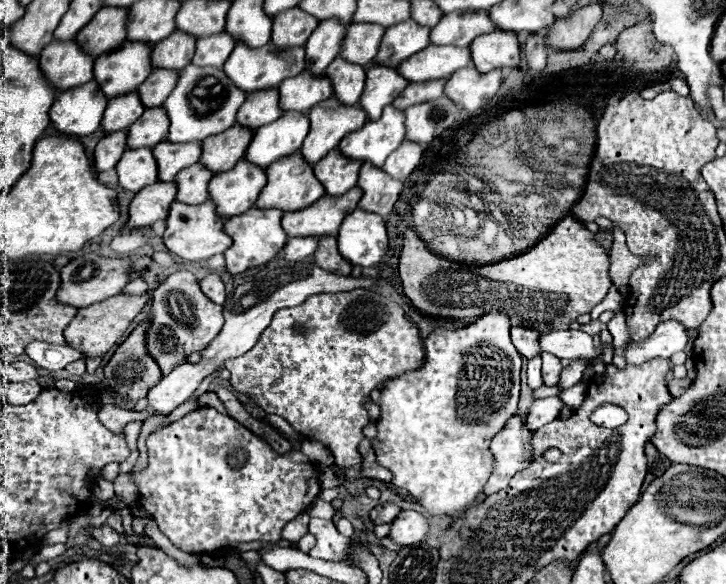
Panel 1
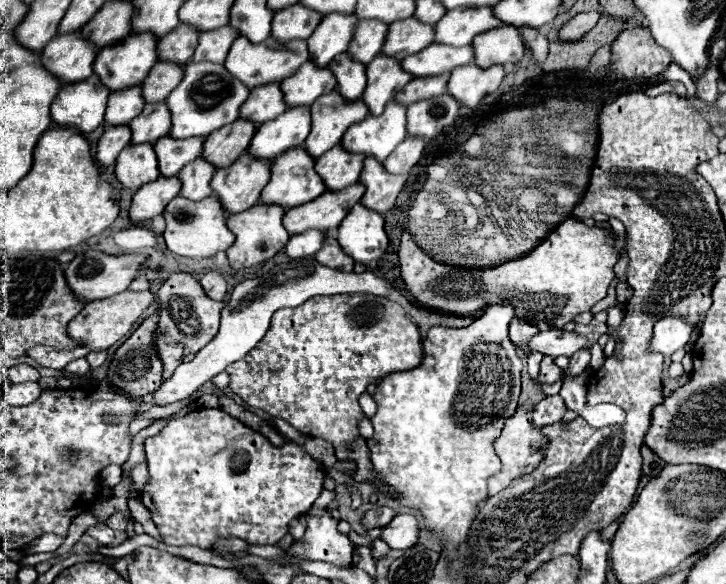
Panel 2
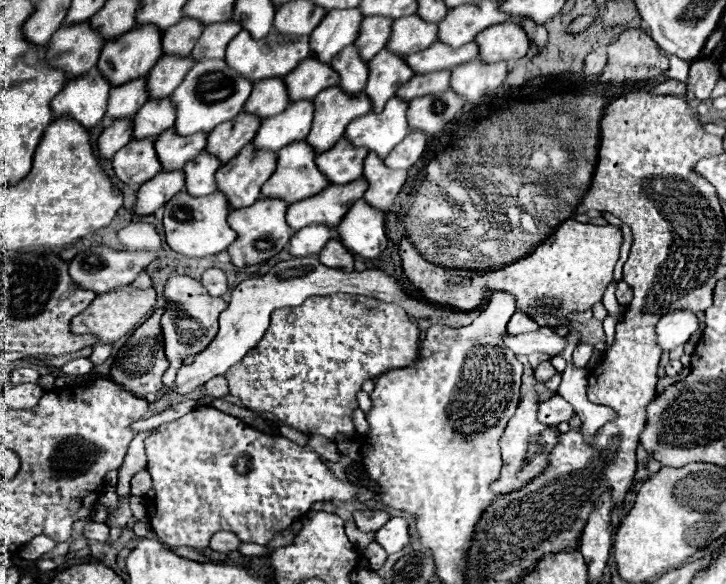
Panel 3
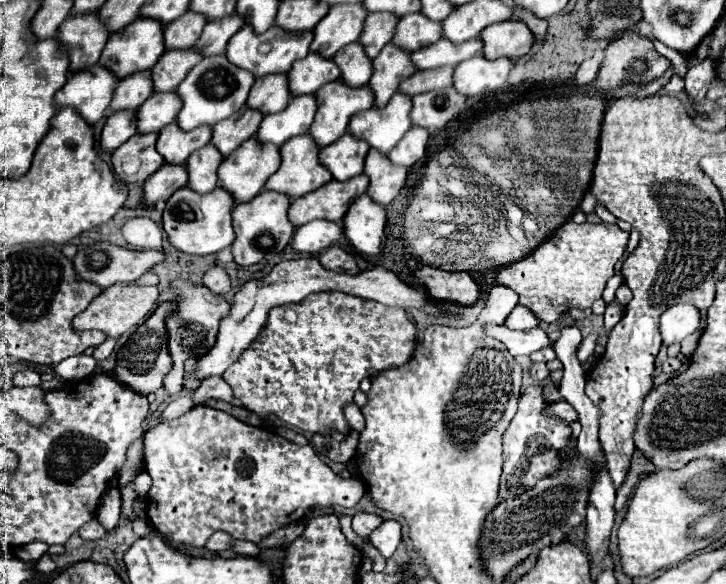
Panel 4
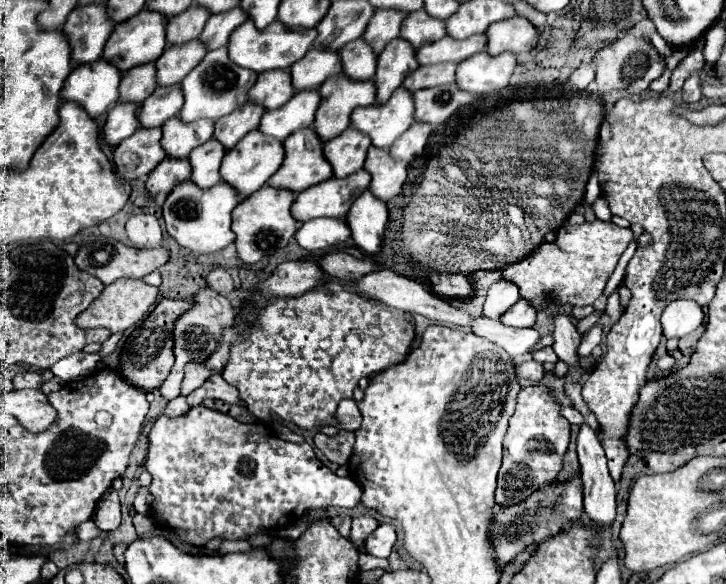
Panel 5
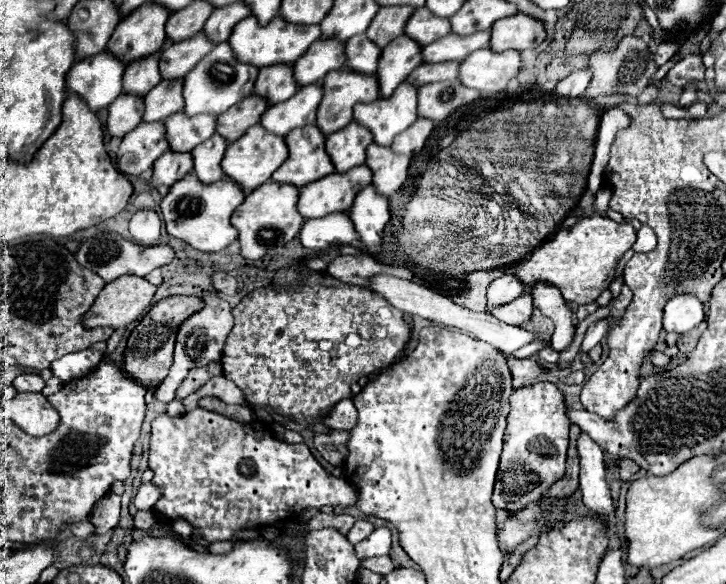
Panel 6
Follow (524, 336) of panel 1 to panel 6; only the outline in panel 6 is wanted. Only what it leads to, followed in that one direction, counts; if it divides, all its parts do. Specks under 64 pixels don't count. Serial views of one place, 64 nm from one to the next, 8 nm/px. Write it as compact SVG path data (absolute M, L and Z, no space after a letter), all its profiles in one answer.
M522 294L520 298L512 300L508 306L500 306L500 308L492 310L492 316L496 316L504 324L520 326L524 322L530 322L532 310L534 310L532 298L528 298L528 294Z

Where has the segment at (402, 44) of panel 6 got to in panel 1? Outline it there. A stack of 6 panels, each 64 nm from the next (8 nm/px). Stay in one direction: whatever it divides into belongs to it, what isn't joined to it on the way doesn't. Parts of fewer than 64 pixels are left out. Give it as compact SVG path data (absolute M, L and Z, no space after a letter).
M368 66L360 106L370 120L378 120L384 106L392 104L406 86L408 82L404 82L404 78L396 74L396 70L384 70L382 66Z

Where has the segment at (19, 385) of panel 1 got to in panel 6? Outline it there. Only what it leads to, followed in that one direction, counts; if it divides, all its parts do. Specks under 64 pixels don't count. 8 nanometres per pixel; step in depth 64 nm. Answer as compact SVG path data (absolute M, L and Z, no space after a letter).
M18 392L4 406L4 410L26 434L32 434L32 436L50 434L52 428L56 430L60 422L58 412L40 392Z

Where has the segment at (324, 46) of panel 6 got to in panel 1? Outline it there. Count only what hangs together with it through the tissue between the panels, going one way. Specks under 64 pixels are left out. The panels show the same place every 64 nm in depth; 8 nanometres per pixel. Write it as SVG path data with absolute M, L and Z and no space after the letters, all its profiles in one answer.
M308 70L300 74L300 78L290 78L278 86L280 108L284 112L302 112L306 114L312 106L332 96L332 82L328 78L312 78Z

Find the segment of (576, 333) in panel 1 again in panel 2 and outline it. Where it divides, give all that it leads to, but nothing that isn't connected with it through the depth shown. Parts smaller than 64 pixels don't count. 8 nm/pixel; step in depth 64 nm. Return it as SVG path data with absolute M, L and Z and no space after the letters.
M544 330L538 332L532 342L530 342L532 352L542 352L546 356L566 356L570 358L572 354L580 350L590 350L590 342L584 334L576 332L564 332L564 330Z

